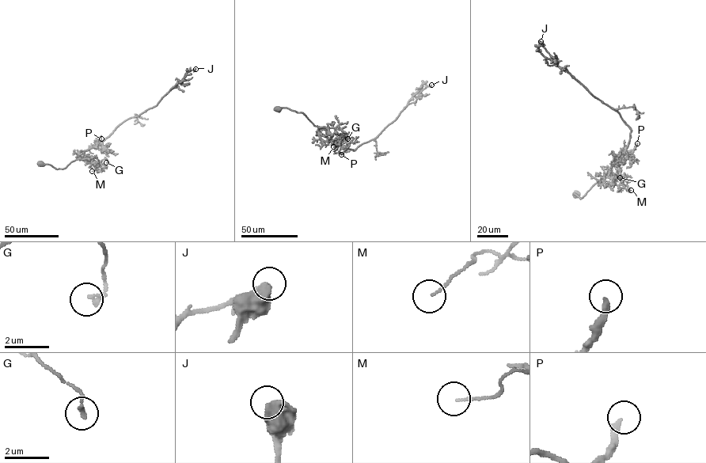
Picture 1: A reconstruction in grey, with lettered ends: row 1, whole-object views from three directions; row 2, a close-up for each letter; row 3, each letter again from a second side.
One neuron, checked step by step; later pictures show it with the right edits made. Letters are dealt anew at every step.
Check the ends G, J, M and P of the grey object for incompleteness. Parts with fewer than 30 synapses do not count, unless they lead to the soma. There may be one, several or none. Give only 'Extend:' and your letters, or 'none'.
Extend: none

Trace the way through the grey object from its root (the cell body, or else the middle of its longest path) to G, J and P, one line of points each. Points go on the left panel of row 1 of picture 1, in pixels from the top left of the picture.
G: (41, 164), (58, 169), (64, 168), (77, 159), (89, 159), (96, 163), (106, 159), (106, 162)
J: (41, 164), (64, 168), (82, 152), (100, 145), (123, 122), (155, 106), (188, 71), (195, 69)
P: (41, 164), (64, 168), (78, 159), (82, 152), (100, 145), (101, 138)

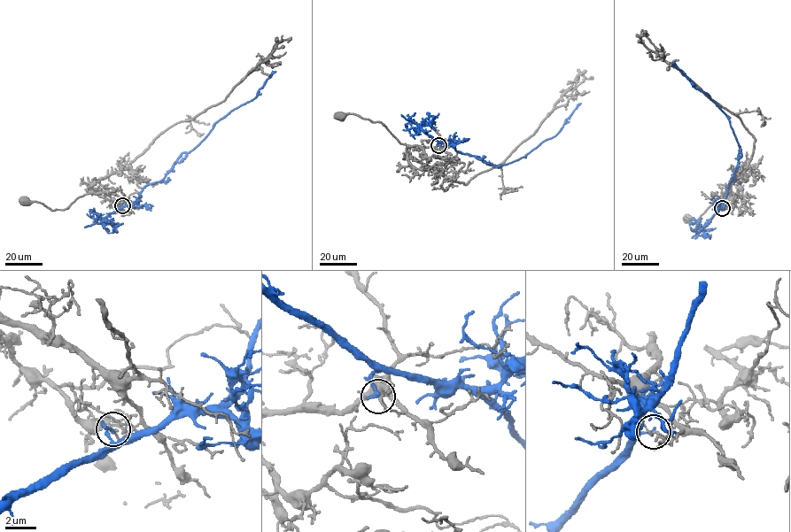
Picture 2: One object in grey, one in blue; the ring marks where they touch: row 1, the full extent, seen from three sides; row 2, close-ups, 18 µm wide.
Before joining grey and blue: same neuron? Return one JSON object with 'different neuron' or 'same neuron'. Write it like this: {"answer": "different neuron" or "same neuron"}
{"answer": "different neuron"}

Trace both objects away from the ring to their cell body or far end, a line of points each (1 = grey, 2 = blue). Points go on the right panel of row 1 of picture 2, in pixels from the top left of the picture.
1: (722, 208), (721, 197), (695, 223), (693, 224), (686, 218)
2: (722, 208), (718, 210), (738, 165), (740, 146), (728, 118), (673, 63)

